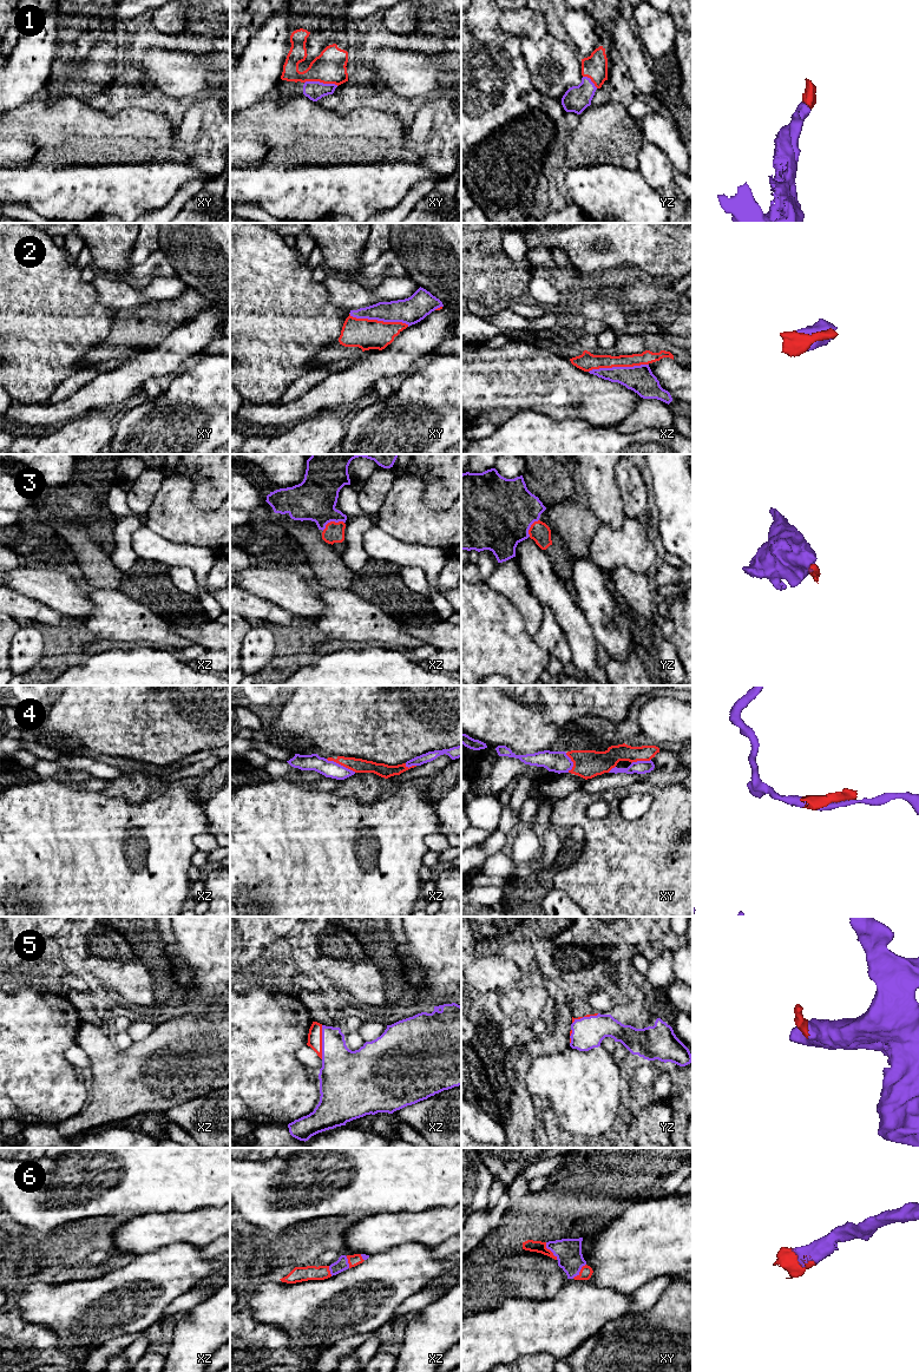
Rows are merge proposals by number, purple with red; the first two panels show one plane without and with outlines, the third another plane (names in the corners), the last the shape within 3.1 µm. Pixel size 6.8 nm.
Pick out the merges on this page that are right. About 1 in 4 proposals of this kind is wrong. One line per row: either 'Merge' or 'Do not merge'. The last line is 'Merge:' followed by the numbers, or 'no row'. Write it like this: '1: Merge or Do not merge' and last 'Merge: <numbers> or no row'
1: Merge
2: Merge
3: Merge
4: Do not merge
5: Merge
6: Merge
Merge: 1, 2, 3, 5, 6

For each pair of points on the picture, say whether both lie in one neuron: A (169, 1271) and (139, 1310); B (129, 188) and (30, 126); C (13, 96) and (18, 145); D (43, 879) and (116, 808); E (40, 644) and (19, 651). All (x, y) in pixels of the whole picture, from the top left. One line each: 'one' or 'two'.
A: one
B: two
C: two
D: one
E: one

